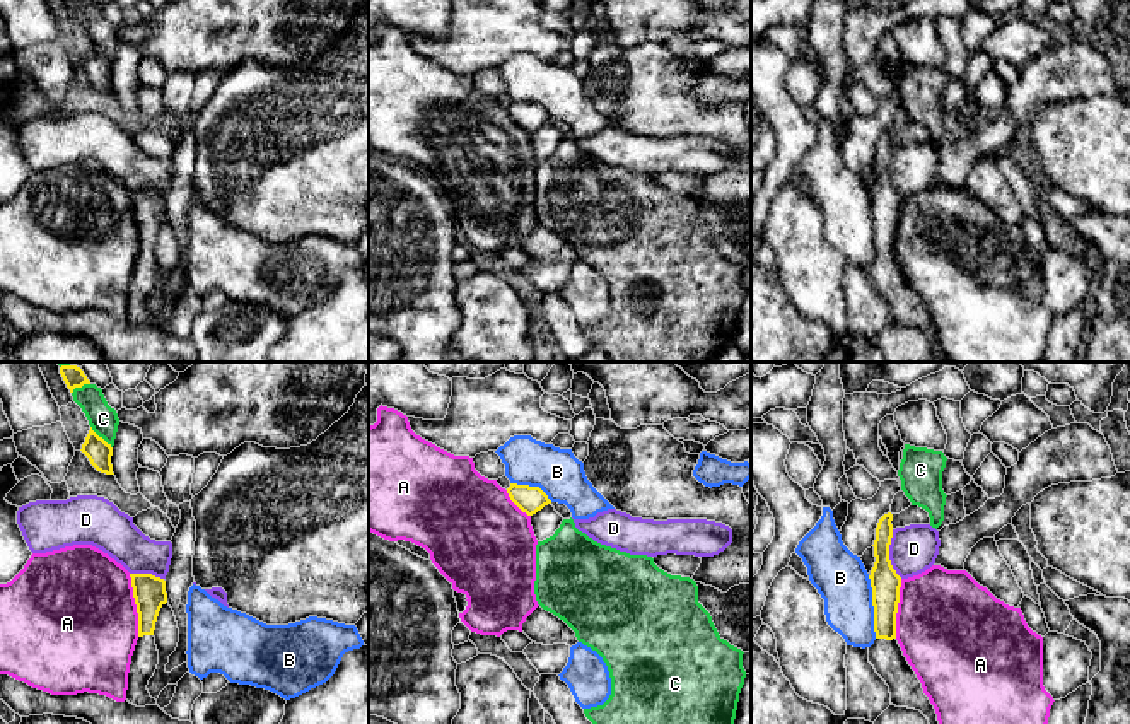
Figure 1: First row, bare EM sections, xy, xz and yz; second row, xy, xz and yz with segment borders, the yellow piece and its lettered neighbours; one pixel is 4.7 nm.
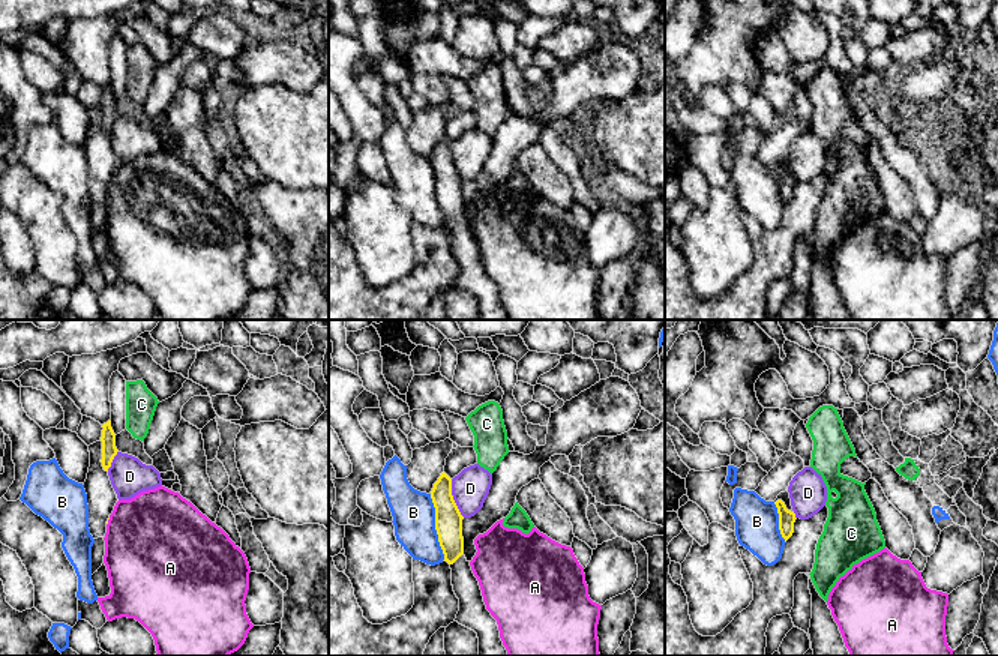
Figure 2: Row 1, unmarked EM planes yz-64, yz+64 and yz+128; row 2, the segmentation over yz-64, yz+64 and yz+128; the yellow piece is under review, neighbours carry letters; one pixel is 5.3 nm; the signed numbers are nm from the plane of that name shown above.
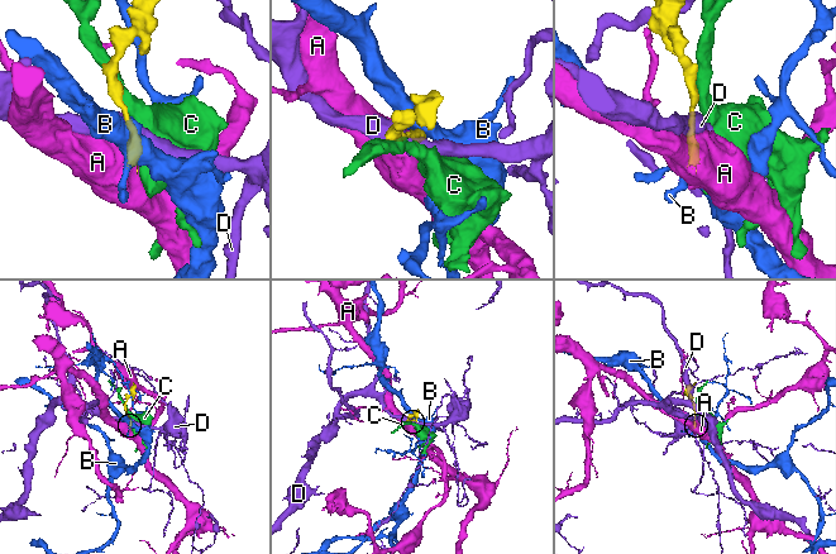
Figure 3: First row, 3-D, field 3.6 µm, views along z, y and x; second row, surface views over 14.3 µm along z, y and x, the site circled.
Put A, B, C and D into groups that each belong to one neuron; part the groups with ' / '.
A / B / C / D

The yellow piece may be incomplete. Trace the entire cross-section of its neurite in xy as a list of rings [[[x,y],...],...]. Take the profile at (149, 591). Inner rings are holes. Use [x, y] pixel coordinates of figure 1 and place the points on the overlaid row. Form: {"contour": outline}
{"contour": [[[130,574],[130,577],[138,613],[138,640],[131,656],[126,700],[137,707],[157,705],[147,685],[159,664],[154,630],[159,611],[167,603],[166,581],[152,574]]]}

